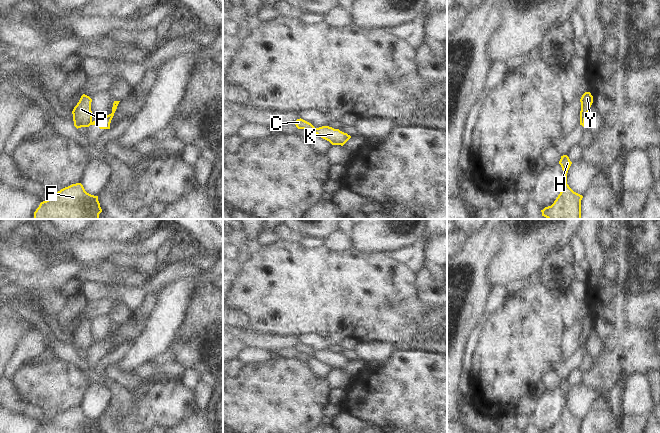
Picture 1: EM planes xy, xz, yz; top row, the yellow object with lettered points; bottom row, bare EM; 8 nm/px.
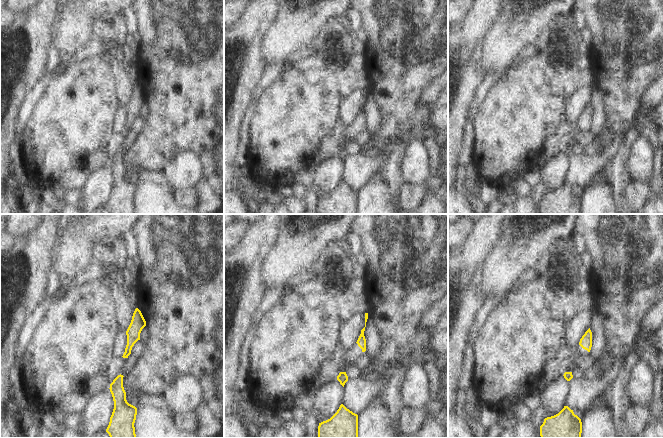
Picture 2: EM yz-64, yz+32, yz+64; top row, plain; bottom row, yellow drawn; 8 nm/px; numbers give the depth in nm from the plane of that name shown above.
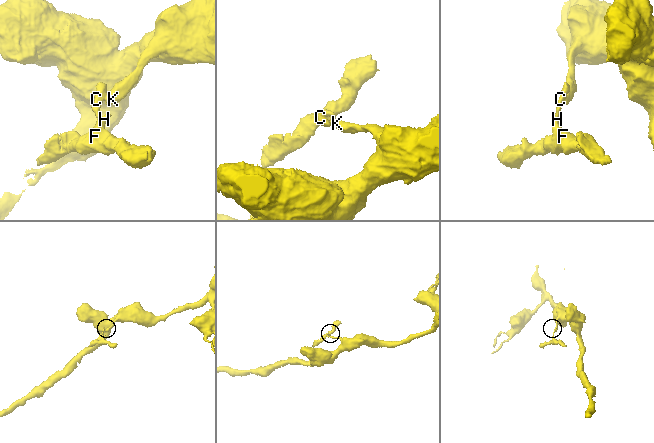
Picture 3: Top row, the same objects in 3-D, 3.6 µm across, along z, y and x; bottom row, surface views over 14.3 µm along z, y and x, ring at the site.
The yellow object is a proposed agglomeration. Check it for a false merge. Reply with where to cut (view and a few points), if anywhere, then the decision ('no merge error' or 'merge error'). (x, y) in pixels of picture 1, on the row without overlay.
xz (315, 352), (313, 355) | merge error

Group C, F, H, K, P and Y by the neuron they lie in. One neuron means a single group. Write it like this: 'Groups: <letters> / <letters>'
Groups: C F H P Y / K.

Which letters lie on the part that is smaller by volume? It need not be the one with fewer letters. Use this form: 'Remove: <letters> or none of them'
Remove: C, F, H, P, Y

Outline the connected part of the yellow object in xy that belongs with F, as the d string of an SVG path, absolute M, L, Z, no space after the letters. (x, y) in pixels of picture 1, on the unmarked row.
M76 407L41 426L37 433L101 433L101 431L98 420L87 417L81 407Z

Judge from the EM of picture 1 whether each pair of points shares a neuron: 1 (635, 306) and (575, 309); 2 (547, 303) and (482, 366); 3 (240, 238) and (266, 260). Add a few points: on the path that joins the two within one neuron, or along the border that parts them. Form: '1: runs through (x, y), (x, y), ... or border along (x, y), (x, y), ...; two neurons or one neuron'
1: border along (584, 301), (589, 315); two neurons
2: runs through (531, 319), (498, 352); one neuron
3: border along (251, 256), (238, 276); two neurons

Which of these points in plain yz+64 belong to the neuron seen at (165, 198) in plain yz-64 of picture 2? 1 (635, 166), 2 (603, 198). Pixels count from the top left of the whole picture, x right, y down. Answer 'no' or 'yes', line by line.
1: yes
2: yes

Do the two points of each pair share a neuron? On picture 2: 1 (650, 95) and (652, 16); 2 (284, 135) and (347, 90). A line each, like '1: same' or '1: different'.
1: different
2: different

